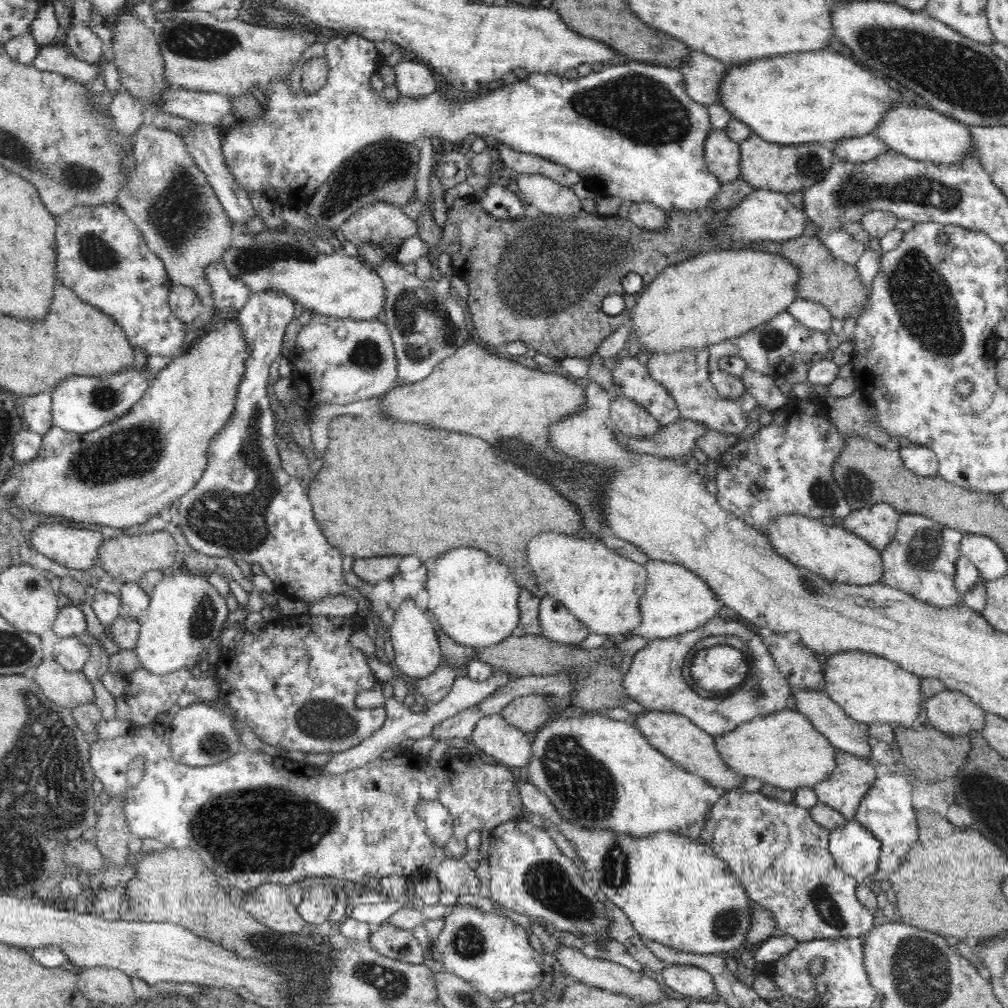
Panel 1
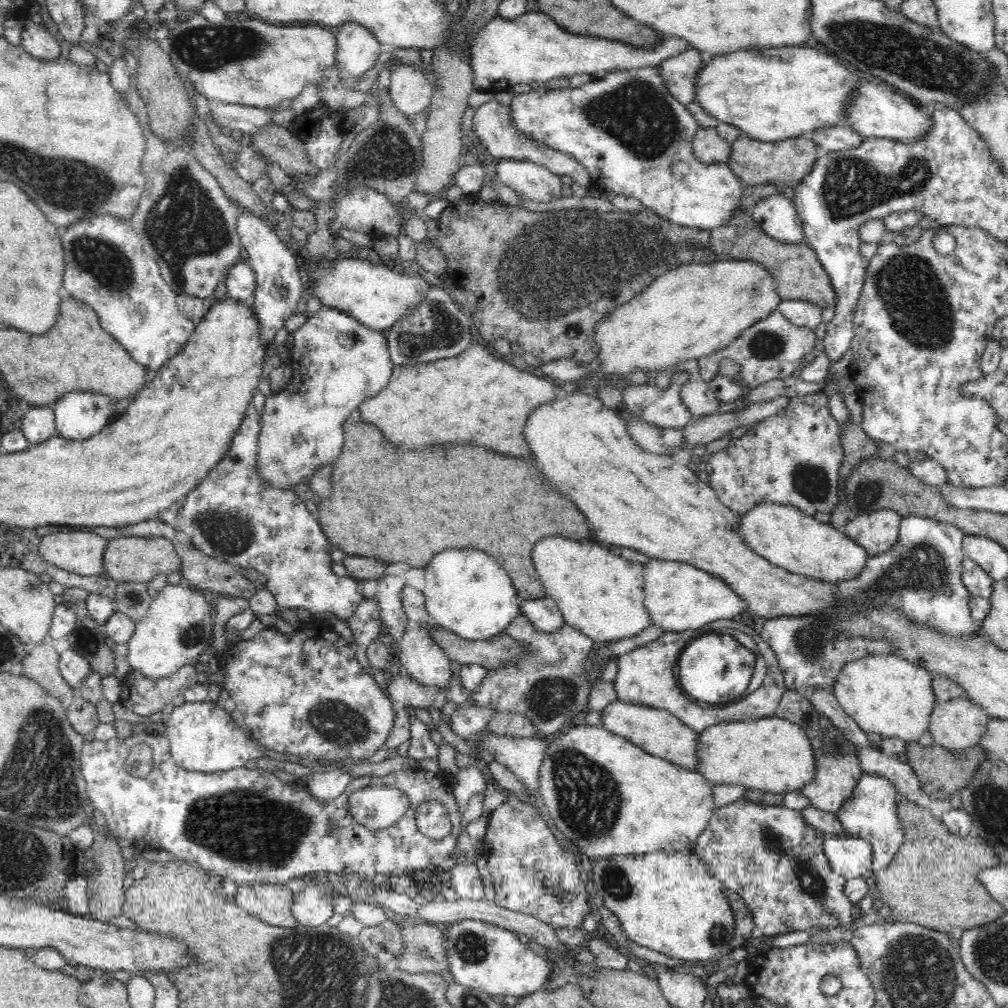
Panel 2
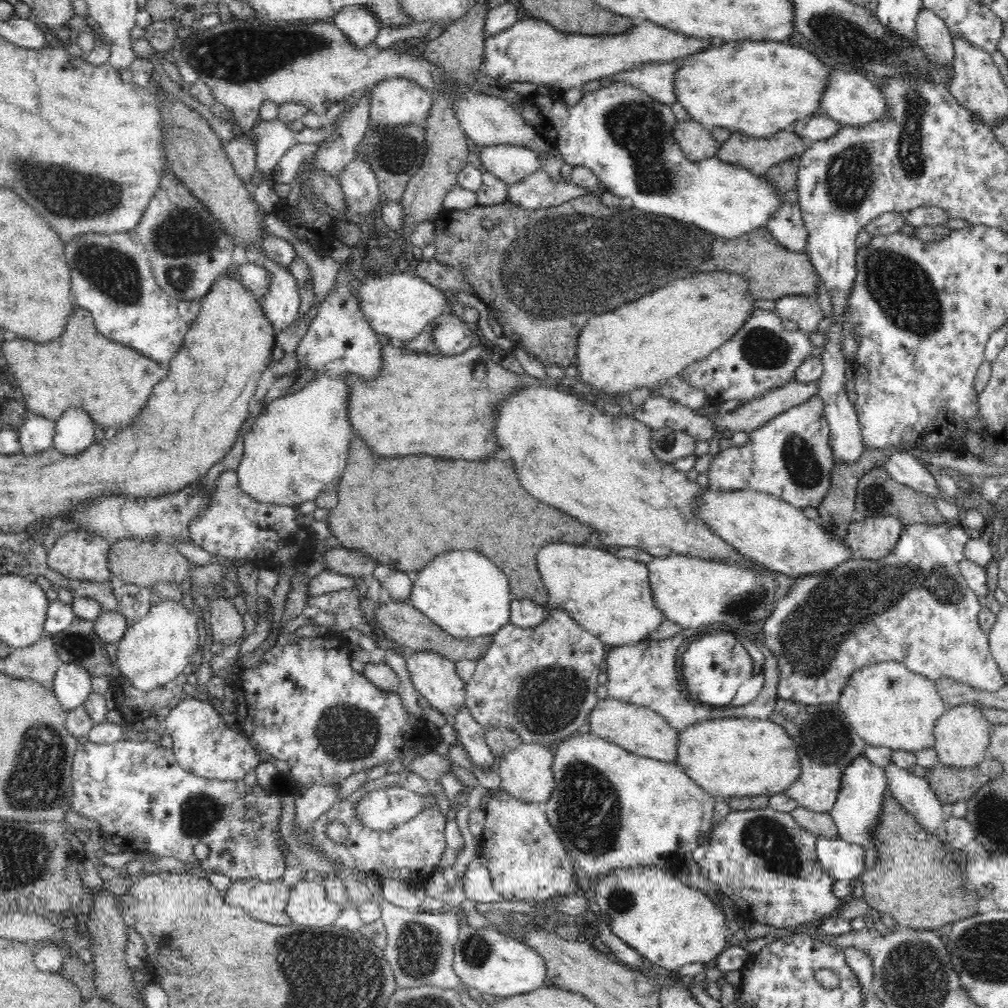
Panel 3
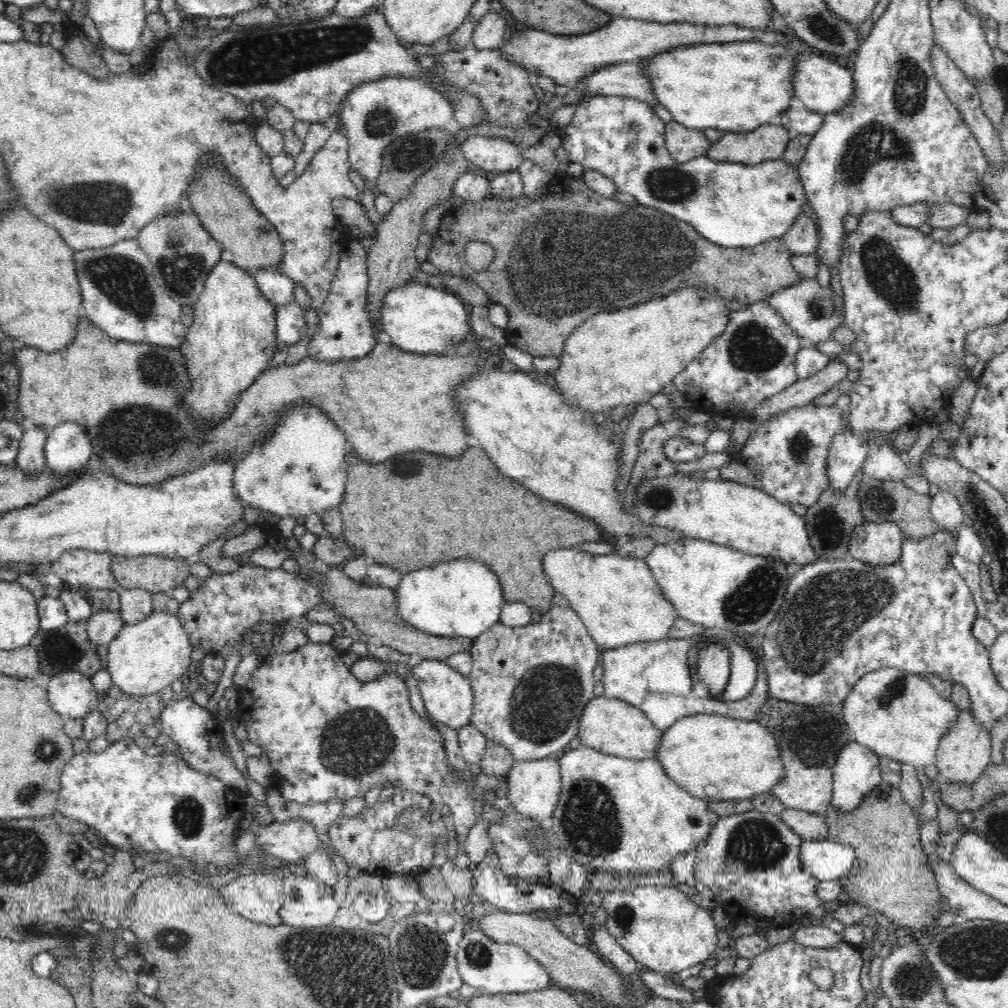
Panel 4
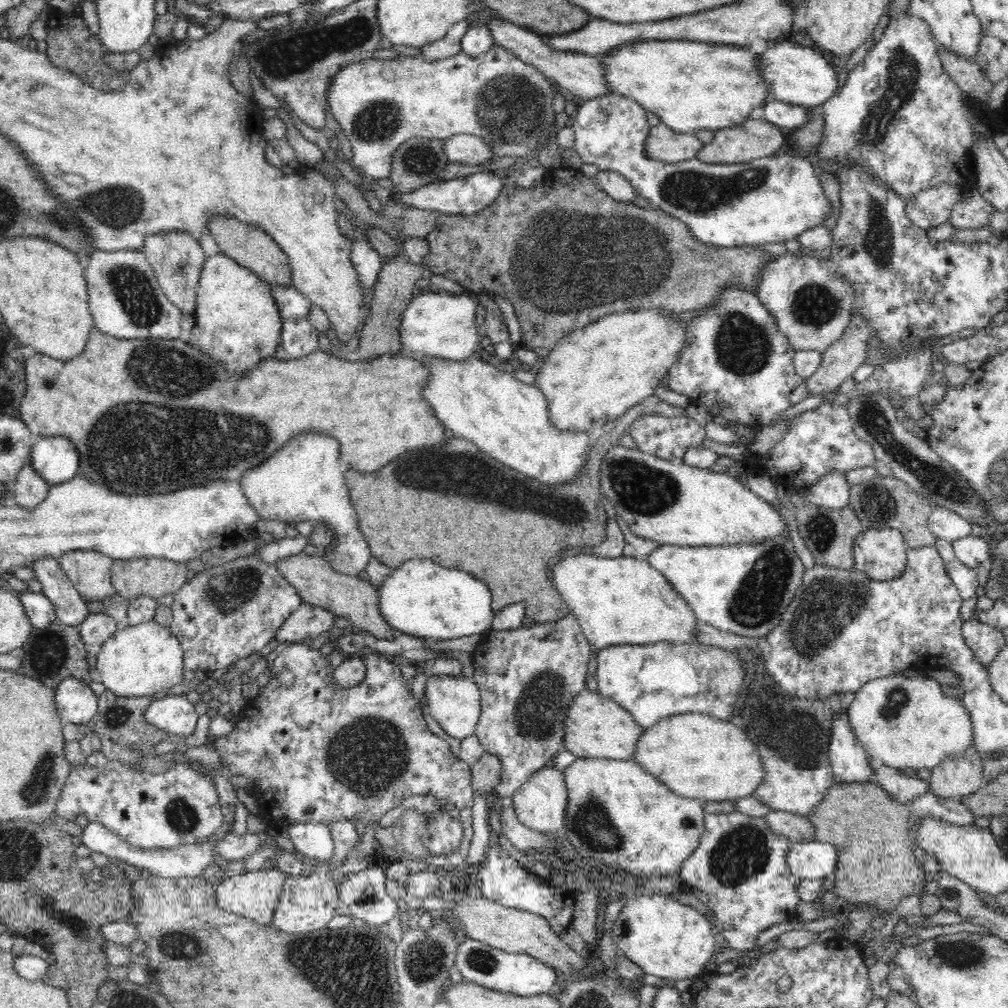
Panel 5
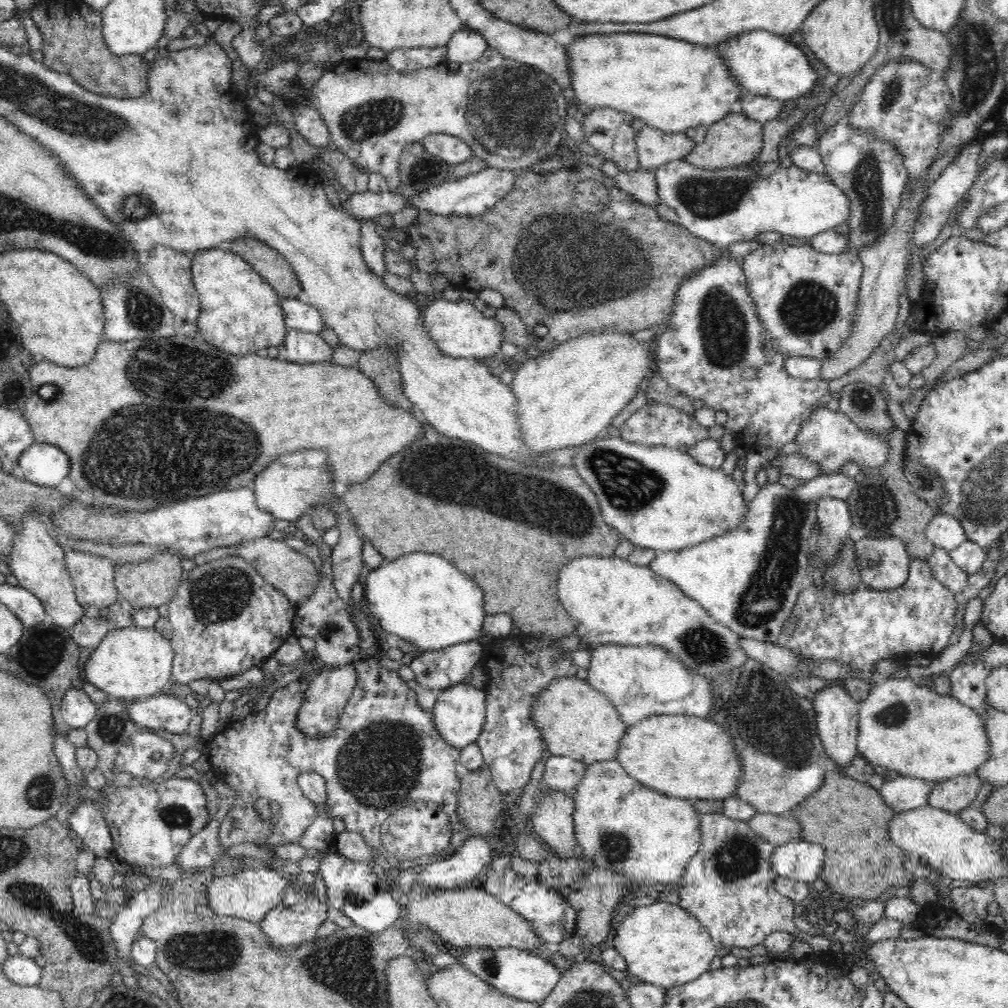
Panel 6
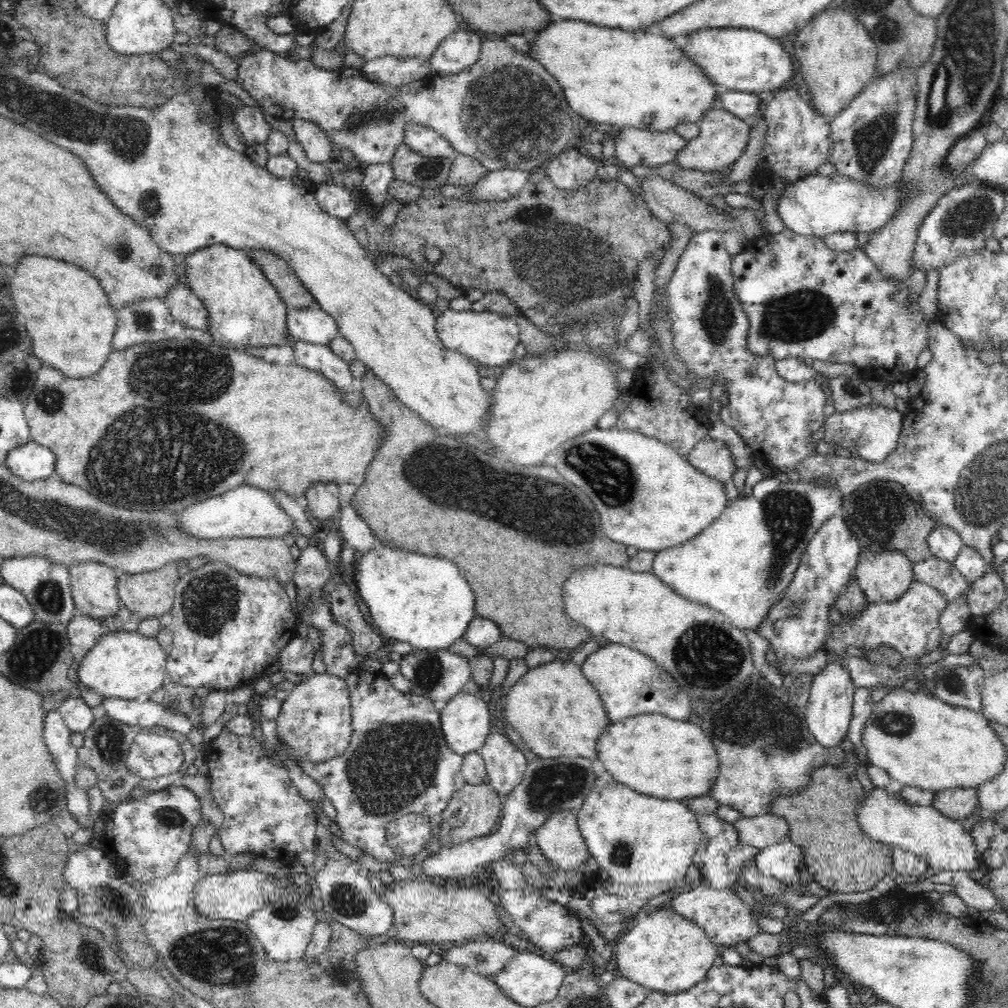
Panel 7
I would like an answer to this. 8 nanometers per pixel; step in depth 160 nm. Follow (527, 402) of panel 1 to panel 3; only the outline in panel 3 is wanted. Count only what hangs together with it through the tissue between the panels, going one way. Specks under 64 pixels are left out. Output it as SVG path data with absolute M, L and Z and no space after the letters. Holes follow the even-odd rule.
M389 341L383 344L383 365L378 376L362 378L348 376L346 383L350 387L348 401L348 420L354 430L384 456L408 456L408 454L432 454L444 458L468 458L468 460L486 460L499 452L498 435L494 434L498 406L506 396L518 390L518 376L490 359L486 345L470 347L462 354L444 356L413 352L404 345Z

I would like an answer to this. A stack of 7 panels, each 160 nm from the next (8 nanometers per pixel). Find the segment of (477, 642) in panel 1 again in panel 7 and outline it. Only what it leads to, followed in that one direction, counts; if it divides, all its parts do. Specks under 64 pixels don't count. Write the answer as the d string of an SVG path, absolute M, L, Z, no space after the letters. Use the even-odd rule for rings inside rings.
M374 542L366 552L357 553L354 559L354 583L359 595L367 604L371 624L382 636L400 642L409 642L414 649L446 649L466 632L474 618L474 594L468 582L458 576L458 566L444 558L428 558L408 550L392 548L389 542Z

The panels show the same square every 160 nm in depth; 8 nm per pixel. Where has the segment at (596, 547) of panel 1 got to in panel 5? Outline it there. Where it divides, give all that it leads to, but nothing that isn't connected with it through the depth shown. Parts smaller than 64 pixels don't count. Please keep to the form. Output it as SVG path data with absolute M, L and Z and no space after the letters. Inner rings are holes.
M578 554L560 560L554 568L554 584L558 588L564 602L582 627L594 653L603 648L614 645L647 645L666 641L671 643L700 644L697 637L698 620L692 607L686 599L672 586L658 570L655 570L647 559L616 556L604 558L602 556Z

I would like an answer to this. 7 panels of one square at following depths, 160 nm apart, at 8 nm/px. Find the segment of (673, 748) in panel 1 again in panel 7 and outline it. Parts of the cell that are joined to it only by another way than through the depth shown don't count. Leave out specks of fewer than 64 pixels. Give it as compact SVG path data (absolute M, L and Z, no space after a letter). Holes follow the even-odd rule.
M556 659L546 662L528 670L509 687L504 695L502 705L502 716L504 723L502 728L510 726L523 740L524 745L530 752L540 756L540 758L558 758L562 756L581 756L596 762L596 738L598 734L606 729L610 723L605 714L604 705L600 700L597 690L590 684L584 676L580 665L576 665L572 659L564 661Z

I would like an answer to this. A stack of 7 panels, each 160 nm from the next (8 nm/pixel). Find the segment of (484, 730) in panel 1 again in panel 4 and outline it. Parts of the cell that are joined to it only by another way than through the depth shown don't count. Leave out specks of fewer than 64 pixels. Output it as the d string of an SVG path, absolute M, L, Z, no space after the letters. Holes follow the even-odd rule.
M557 757L514 762L506 778L508 788L506 796L509 797L511 805L515 807L518 814L538 824L542 824L545 819L552 818L560 796L560 763Z

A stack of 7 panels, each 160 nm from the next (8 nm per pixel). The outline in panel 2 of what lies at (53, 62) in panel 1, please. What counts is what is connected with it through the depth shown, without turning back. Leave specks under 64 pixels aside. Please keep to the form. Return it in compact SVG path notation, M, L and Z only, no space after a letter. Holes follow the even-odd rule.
M23 18L23 32L20 44L41 61L54 61L60 56L60 43L40 23Z

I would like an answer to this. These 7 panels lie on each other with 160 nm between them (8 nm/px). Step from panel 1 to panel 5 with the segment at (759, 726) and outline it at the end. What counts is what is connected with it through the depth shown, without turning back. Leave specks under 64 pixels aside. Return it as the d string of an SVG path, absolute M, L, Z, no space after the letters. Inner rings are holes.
M678 714L642 730L632 760L674 794L703 801L734 801L752 795L764 778L758 748L734 724L706 714Z

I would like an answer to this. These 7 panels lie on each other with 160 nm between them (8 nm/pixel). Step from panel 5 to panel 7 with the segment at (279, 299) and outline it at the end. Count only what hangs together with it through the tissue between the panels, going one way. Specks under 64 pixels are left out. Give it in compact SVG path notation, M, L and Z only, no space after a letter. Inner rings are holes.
M298 309L288 310L287 312L287 327L291 338L302 340L310 344L329 346L329 342L339 336L339 328L336 319L330 316L322 309Z

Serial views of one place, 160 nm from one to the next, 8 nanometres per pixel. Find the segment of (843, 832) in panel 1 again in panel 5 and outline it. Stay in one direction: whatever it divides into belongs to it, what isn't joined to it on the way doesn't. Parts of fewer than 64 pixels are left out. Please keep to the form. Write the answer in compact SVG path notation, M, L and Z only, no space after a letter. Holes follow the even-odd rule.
M816 841L791 843L786 863L800 880L821 880L833 874L836 866L836 847Z

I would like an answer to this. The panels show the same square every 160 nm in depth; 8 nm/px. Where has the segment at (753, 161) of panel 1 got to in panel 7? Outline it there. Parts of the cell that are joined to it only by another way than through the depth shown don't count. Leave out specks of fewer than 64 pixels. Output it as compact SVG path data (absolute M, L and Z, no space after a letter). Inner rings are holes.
M715 107L704 111L698 123L699 134L696 138L688 140L684 148L678 150L674 158L675 162L682 168L694 168L704 172L722 170L730 164L735 164L736 159L742 155L748 144L750 128L746 125L747 120L737 117L726 109Z

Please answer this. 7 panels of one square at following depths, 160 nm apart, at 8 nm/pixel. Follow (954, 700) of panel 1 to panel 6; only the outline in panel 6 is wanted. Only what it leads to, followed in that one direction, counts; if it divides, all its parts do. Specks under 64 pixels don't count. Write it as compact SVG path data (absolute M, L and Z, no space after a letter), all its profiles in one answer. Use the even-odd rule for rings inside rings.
M977 773L933 784L933 790L929 794L929 804L940 810L959 814L972 804L981 786L982 781Z

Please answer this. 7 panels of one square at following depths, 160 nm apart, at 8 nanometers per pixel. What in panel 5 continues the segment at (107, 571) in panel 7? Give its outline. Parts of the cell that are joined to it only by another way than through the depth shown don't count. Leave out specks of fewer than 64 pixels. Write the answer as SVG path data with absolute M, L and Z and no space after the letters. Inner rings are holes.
M78 550L65 553L59 562L88 605L117 593L111 582L113 558L92 550Z

